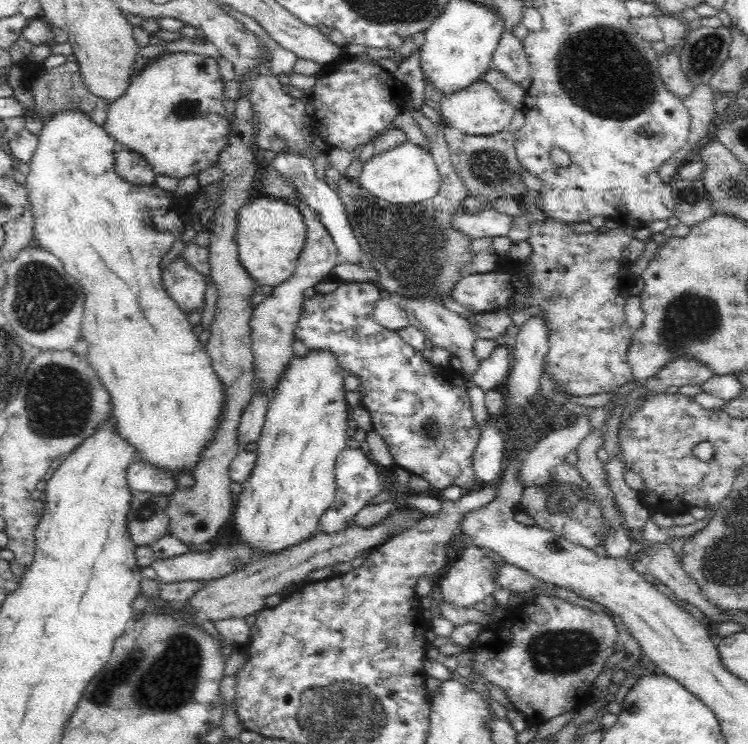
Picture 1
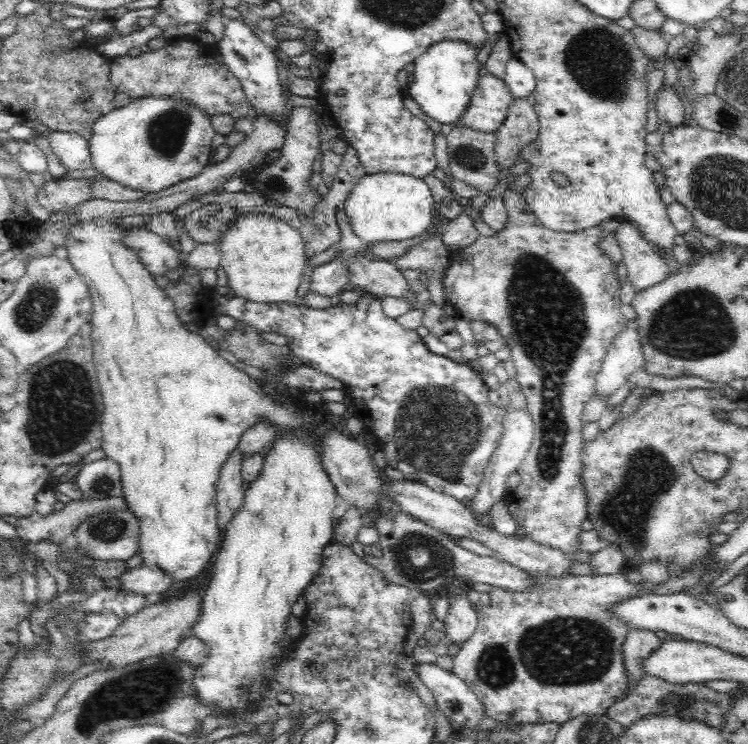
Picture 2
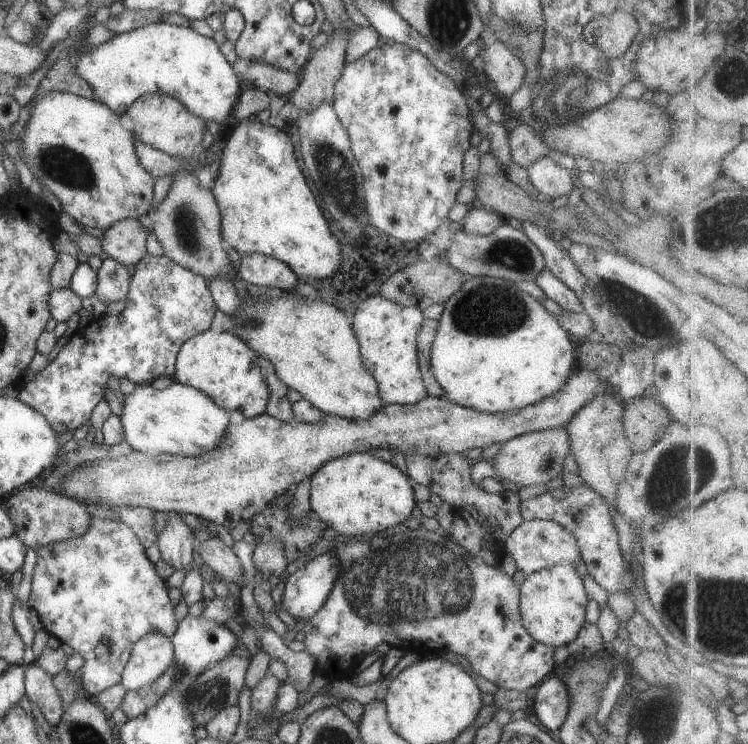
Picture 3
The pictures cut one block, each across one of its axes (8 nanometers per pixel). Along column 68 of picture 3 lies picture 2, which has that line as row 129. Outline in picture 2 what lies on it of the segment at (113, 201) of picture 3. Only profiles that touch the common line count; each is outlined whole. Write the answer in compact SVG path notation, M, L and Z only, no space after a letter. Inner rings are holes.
M142 96L132 98L128 104L112 109L101 116L94 124L89 146L94 163L93 173L105 177L118 185L140 190L142 193L154 193L178 182L194 178L211 165L210 158L215 152L213 140L218 134L211 124L211 117L199 106L183 100L183 98L169 98L169 96Z

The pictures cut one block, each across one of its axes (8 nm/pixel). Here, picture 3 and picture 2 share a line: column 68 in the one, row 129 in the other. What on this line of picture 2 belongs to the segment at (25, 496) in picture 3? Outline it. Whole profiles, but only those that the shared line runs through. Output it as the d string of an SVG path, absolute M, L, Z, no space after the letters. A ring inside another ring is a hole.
M512 98L507 117L498 131L496 144L496 157L500 171L512 166L516 161L521 161L519 151L524 145L536 140L539 132L539 118L526 98Z

